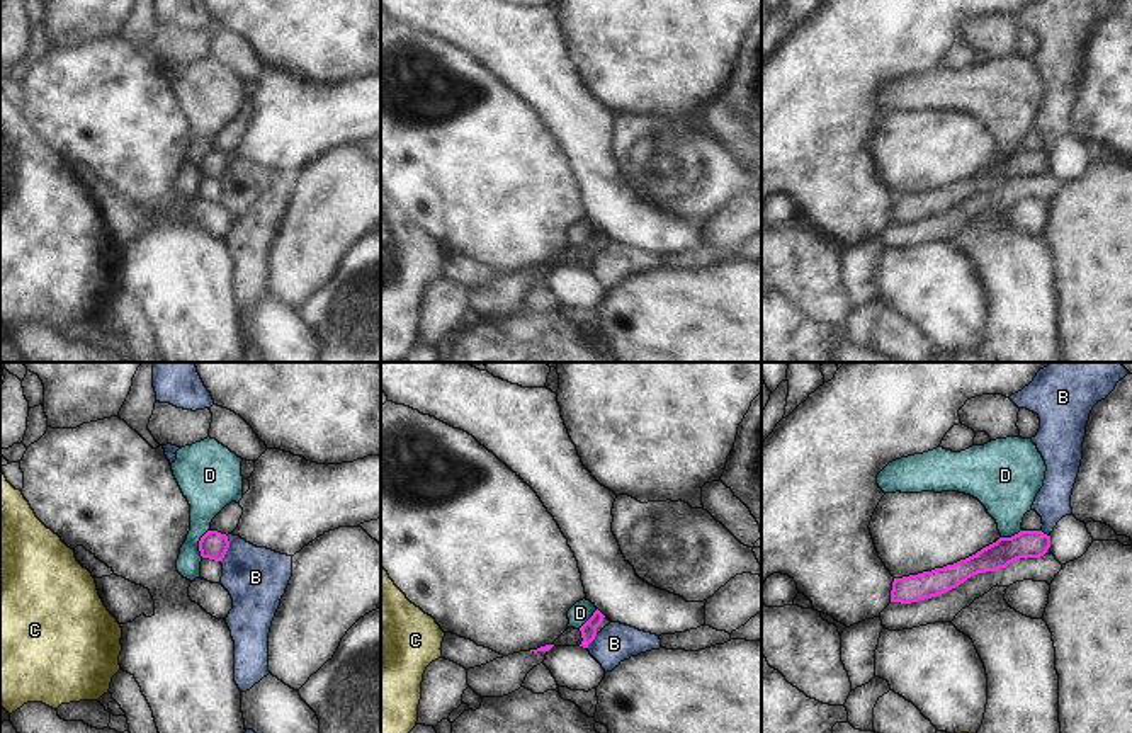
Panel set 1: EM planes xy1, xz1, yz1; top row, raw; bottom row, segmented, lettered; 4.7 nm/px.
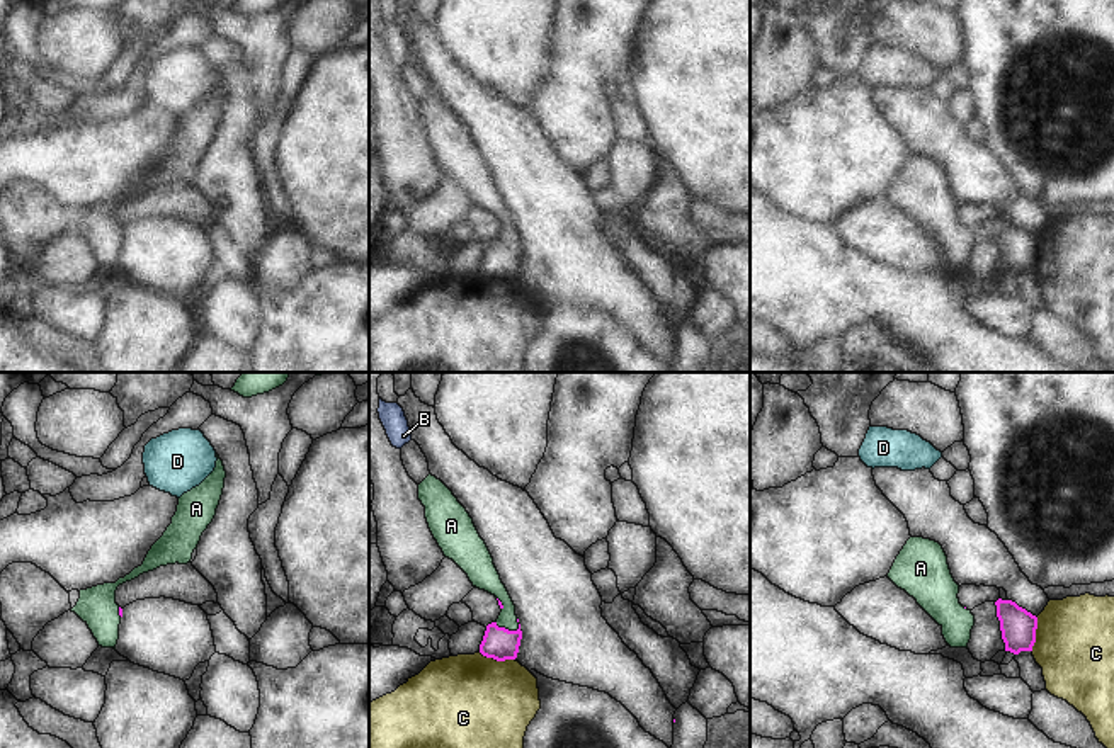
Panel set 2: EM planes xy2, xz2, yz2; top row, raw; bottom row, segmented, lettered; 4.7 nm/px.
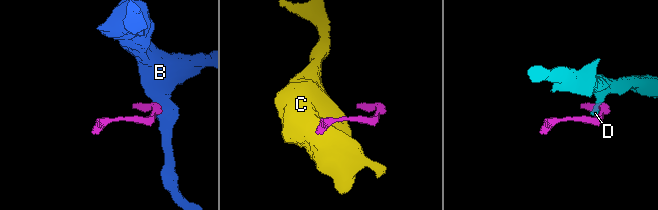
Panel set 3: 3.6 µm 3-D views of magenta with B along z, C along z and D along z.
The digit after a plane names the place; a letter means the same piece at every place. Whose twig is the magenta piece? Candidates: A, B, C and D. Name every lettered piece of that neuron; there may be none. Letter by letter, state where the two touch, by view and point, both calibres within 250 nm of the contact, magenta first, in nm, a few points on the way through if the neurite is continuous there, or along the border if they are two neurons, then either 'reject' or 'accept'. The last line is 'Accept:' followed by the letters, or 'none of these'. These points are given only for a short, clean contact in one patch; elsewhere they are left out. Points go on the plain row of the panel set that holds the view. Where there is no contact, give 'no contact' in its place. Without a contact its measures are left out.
A: contact xz2 (507, 249); calibres 160 and 110 nm; way xz2 (499, 262), (507, 249), (507, 225), (488, 199); accept
B: contact xy1 (226, 169); calibres 140 and 280 nm; border xy1 (228, 155), (228, 169), (221, 181); reject
C: contact xz2 (497, 279); calibres 160 and 500 nm; border xz2 (478, 271), (497, 279), (514, 279); reject
D: contact xy1 (199, 162); calibres 140 and 220 nm; border xy1 (209, 148), (199, 160), (201, 176); reject
Accept: A

